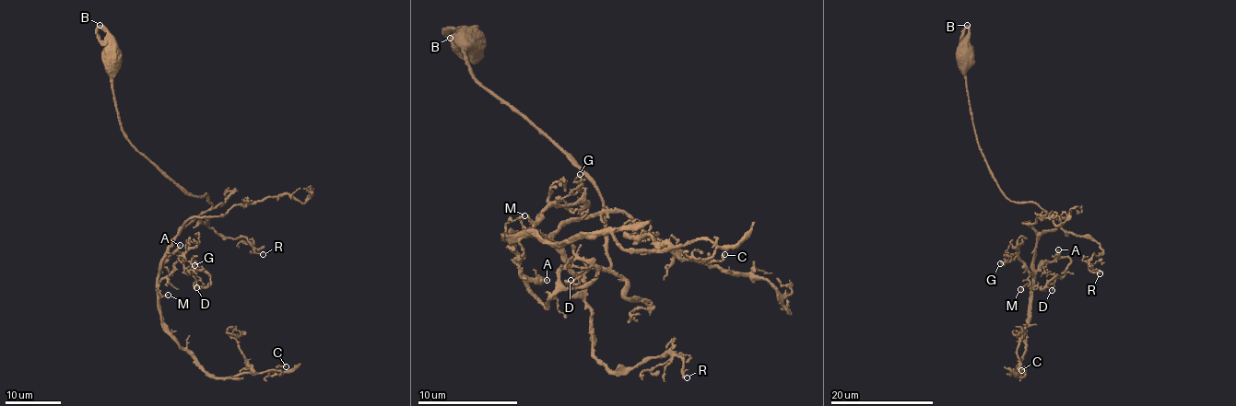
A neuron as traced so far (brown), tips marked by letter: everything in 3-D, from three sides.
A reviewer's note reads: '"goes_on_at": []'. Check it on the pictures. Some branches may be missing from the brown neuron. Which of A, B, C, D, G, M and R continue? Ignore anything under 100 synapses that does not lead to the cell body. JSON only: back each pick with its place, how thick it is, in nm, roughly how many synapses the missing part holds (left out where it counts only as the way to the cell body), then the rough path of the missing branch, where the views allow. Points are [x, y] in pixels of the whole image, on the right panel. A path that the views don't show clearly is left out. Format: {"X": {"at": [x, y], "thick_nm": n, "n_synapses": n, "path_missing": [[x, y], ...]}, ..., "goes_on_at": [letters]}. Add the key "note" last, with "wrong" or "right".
{"goes_on_at": [], "note": "right"}

